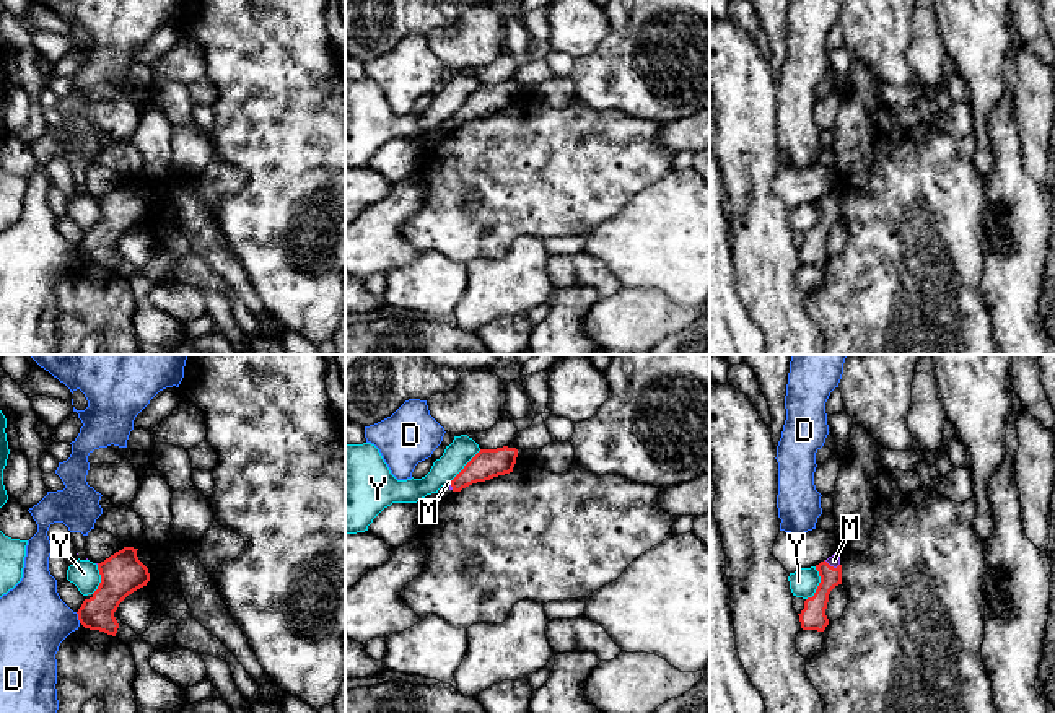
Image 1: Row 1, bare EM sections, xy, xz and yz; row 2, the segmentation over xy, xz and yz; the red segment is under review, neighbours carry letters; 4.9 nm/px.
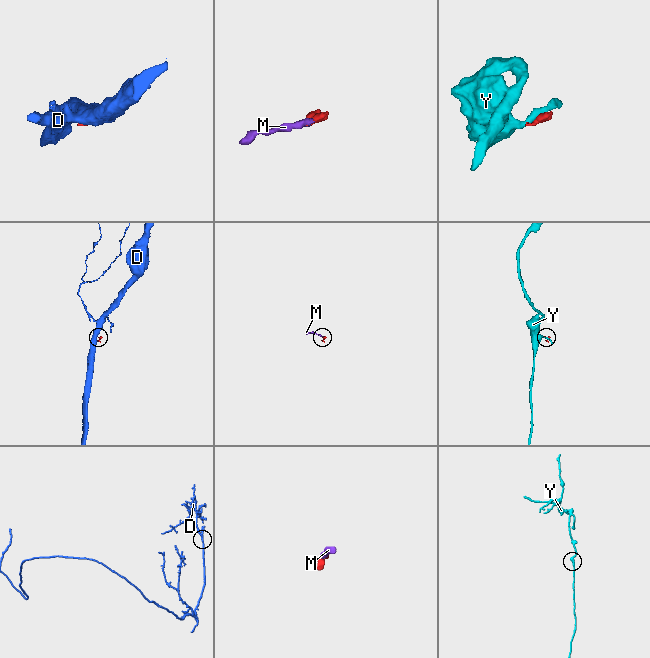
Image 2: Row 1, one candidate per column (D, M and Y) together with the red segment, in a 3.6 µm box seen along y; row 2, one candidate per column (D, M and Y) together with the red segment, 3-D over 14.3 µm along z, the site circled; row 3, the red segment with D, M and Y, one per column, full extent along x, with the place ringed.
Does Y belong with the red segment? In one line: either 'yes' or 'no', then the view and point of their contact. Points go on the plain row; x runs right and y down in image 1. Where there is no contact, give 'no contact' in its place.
no; meets red in yz at (819, 220)

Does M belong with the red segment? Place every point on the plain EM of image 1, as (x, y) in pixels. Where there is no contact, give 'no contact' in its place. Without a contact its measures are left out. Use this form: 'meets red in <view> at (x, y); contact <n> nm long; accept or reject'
meets red in yz at (832, 202); contact 80 nm long; accept

